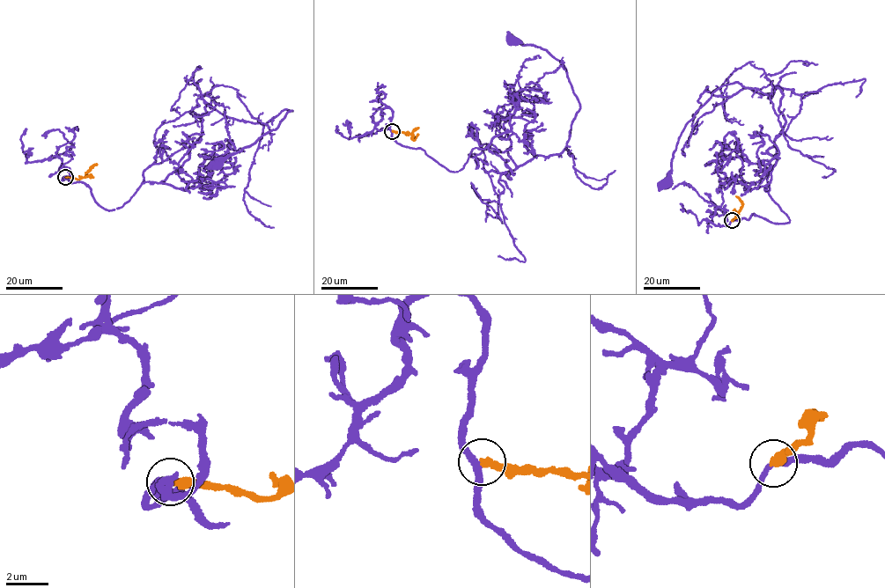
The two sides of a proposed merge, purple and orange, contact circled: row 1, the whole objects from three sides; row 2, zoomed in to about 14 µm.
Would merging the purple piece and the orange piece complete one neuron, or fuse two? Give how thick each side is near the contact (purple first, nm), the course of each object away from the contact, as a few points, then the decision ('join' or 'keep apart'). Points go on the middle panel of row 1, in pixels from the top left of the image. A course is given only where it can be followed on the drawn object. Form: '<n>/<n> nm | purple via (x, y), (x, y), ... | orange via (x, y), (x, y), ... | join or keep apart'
280/360 nm | purple via (392, 130), (451, 172), (489, 148), (510, 180), (559, 154), (580, 104), (558, 61), (513, 39) | orange via (392, 130), (408, 133), (413, 139), (417, 134) | keep apart

